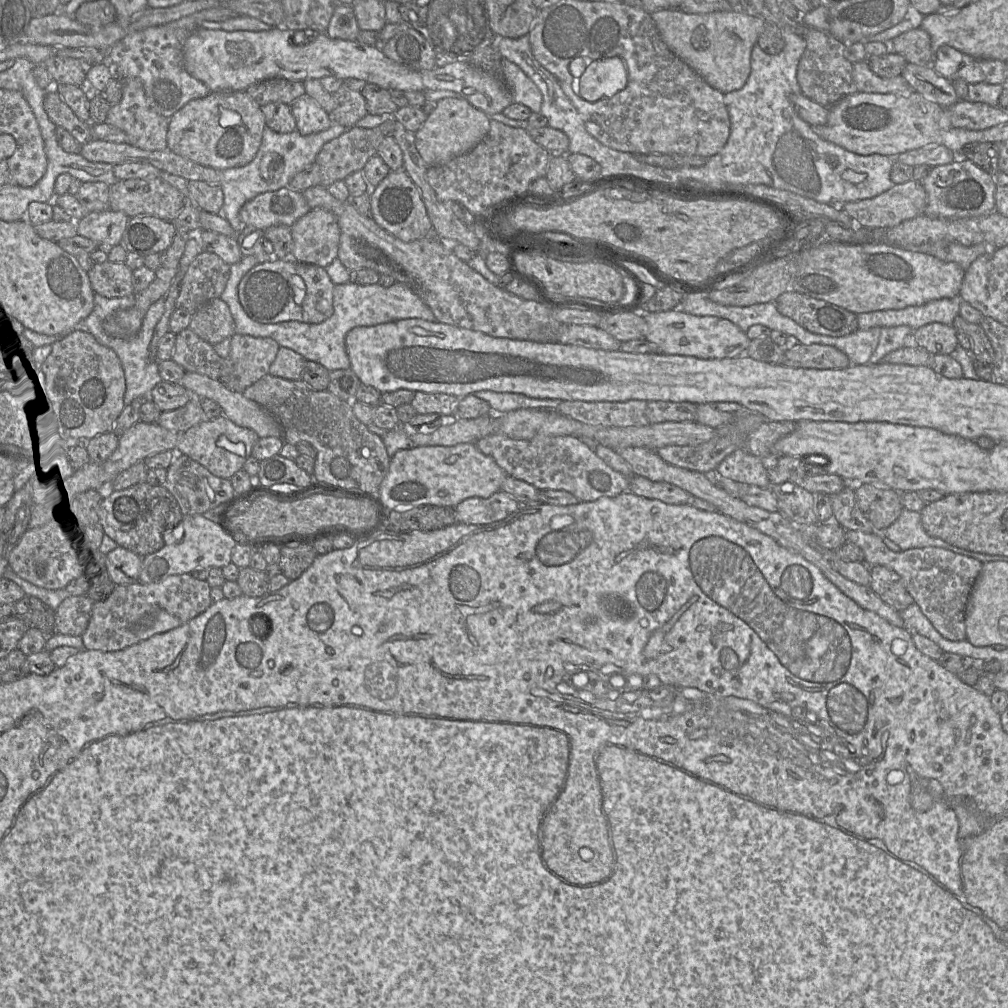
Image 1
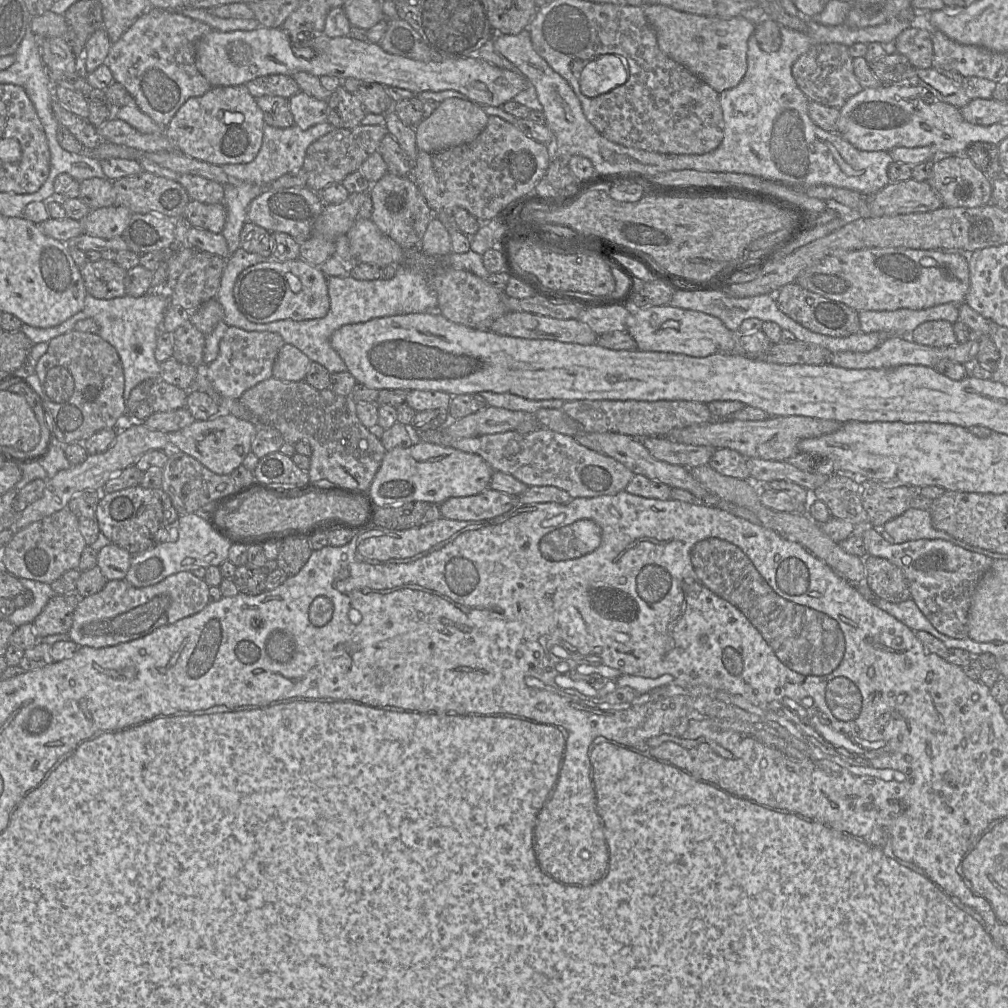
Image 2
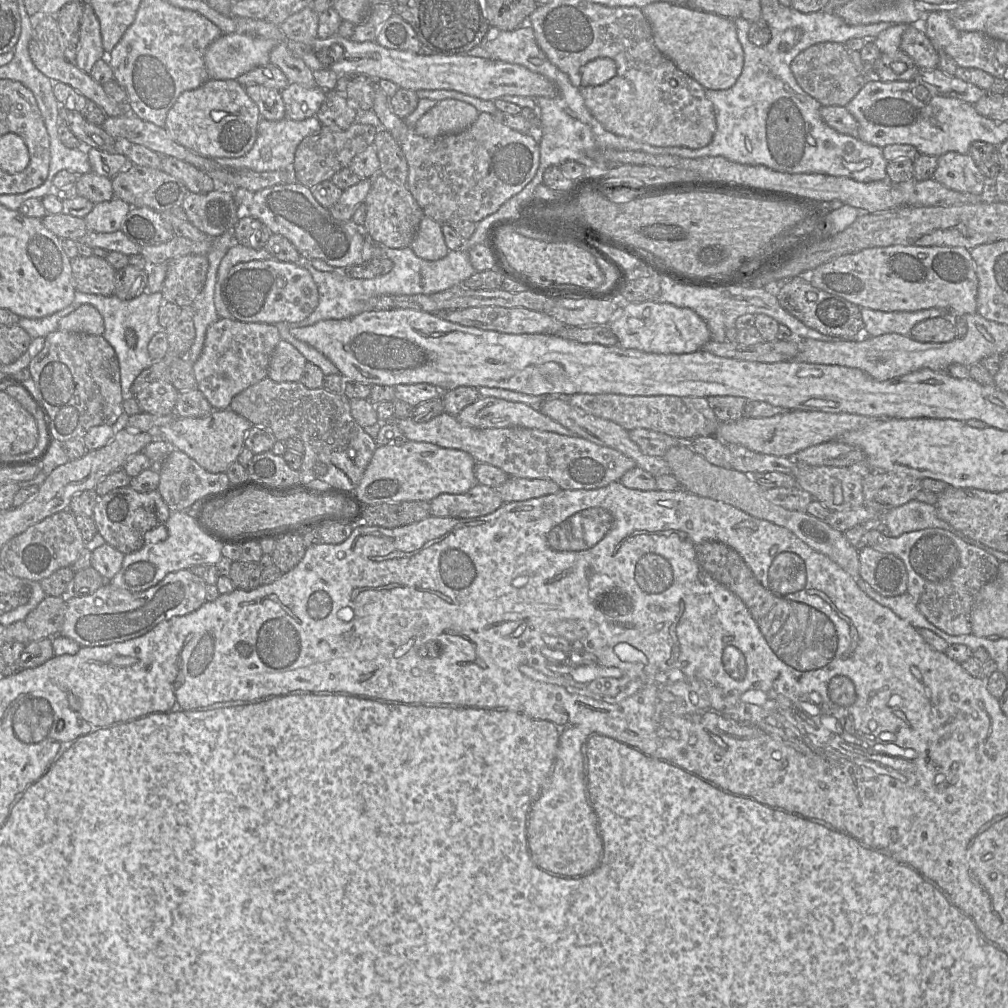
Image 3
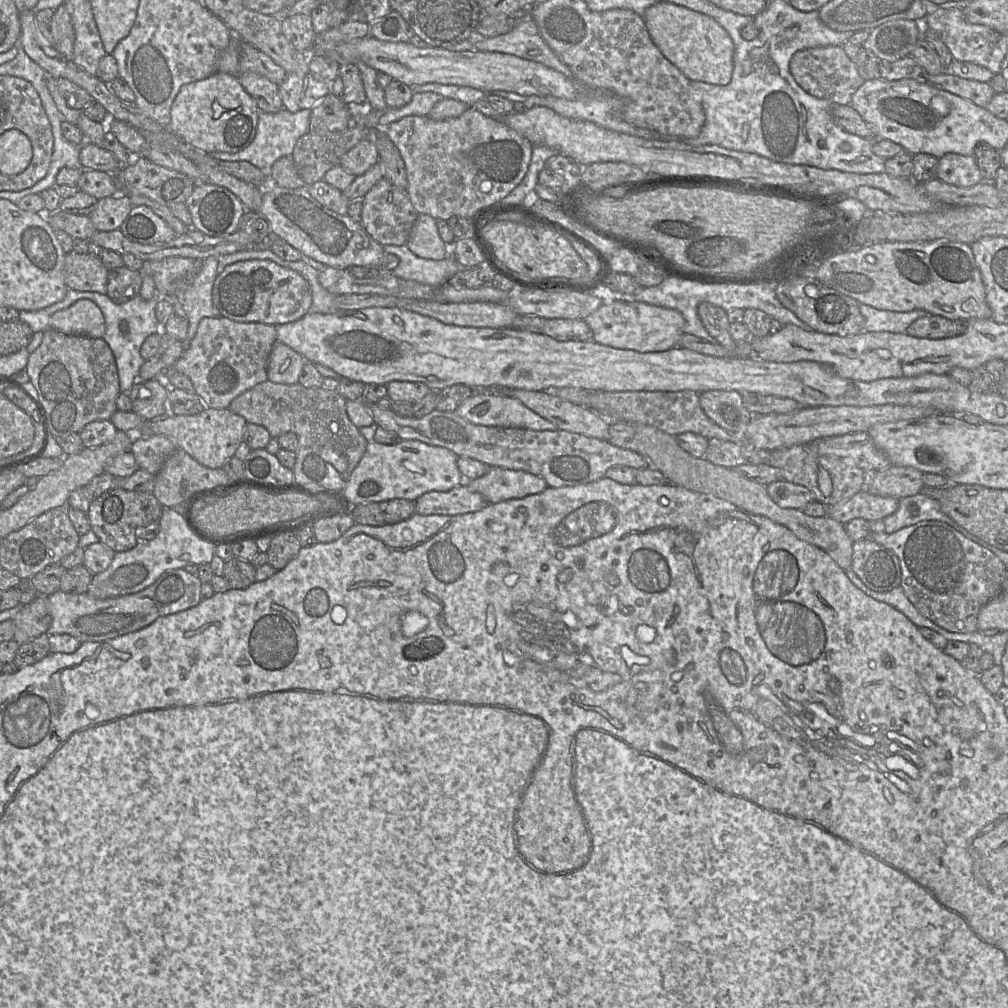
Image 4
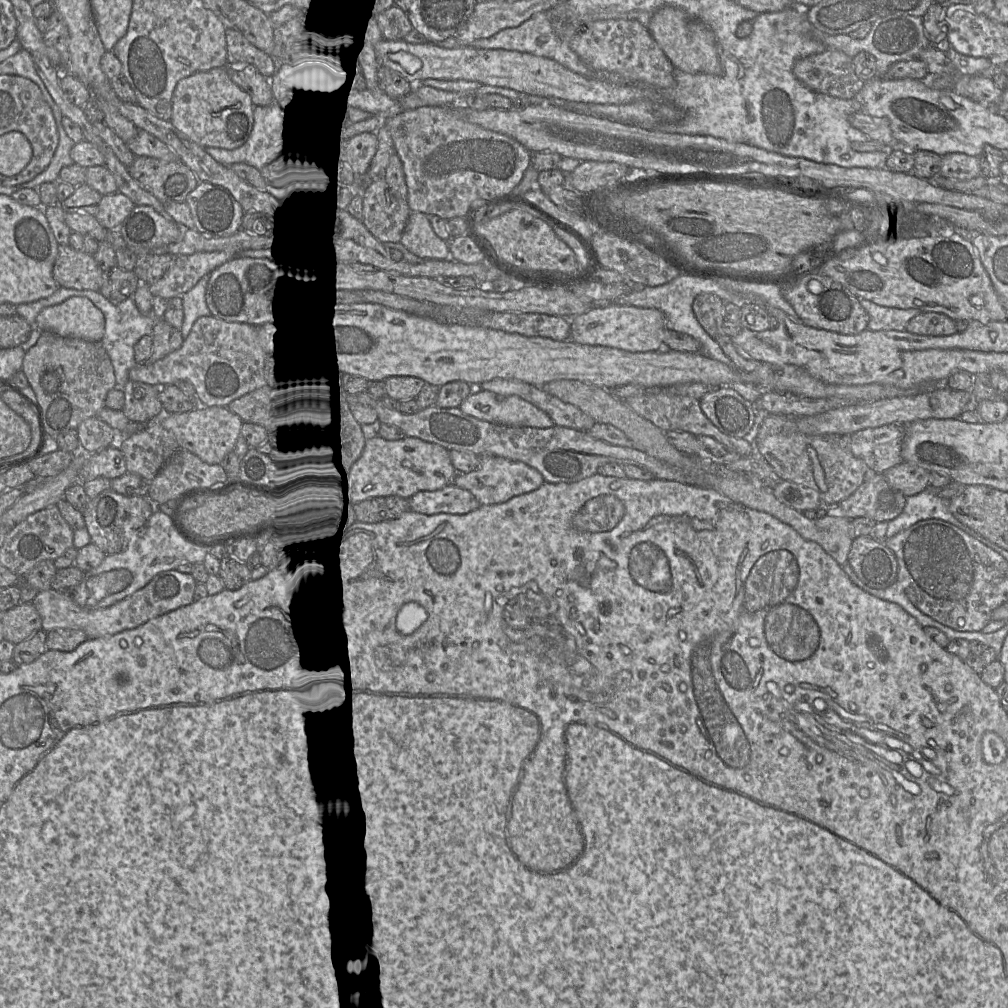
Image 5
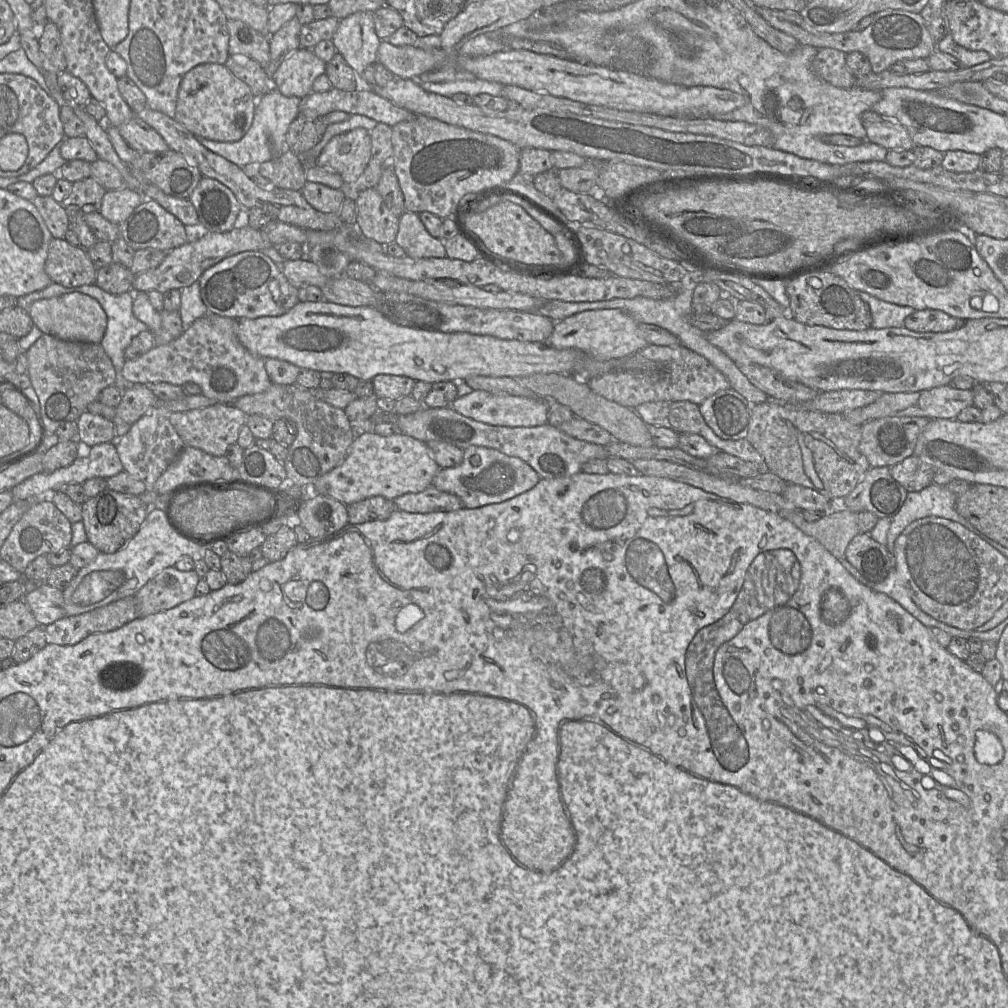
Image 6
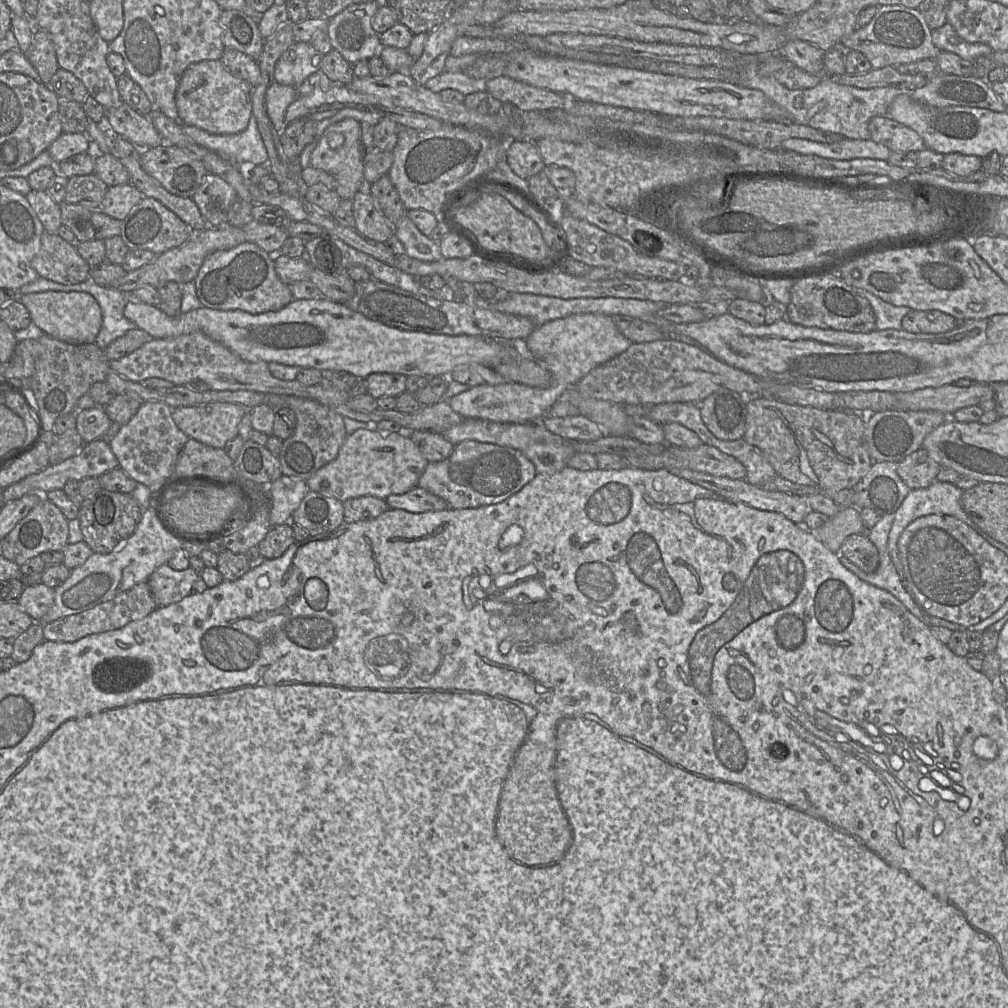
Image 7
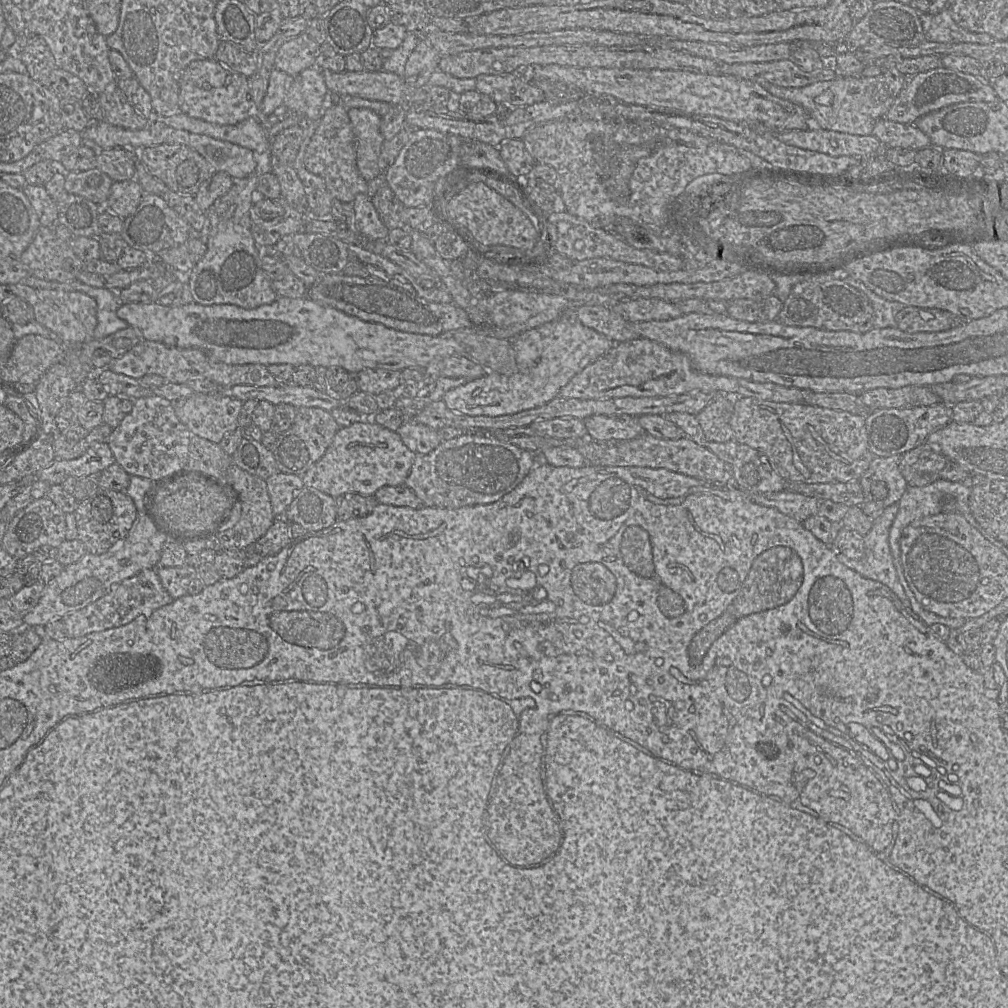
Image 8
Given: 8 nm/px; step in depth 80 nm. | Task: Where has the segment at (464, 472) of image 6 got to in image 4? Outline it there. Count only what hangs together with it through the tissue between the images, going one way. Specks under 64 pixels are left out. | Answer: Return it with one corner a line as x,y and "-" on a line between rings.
491,467
483,476
464,483
469,490
480,493
489,504
539,494
549,487
540,476
501,467

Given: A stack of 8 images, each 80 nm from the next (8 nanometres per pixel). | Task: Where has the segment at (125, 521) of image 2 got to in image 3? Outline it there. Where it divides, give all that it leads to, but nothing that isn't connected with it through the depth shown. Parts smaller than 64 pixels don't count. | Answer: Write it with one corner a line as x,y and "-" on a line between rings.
125,486
99,497
92,518
98,533
106,543
127,555
140,550
145,544
146,533
164,525
170,513
169,506
157,490
138,492
130,486

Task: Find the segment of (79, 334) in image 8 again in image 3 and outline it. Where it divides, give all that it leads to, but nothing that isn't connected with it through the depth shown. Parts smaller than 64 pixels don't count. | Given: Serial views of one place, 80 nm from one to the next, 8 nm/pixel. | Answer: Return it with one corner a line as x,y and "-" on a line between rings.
83,304
59,321
58,330
103,335
105,326
98,310
90,304

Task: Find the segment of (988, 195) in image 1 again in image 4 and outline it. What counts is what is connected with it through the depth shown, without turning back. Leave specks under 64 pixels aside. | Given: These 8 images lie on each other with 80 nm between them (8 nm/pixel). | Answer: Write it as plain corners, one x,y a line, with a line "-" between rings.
956,153
939,158
937,179
958,187
971,187
983,180
974,156

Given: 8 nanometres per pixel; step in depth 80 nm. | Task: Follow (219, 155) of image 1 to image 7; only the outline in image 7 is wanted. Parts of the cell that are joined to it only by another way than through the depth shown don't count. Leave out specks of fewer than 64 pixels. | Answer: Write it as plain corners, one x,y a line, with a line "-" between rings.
203,60
190,64
176,91
178,121
211,134
236,134
245,130
253,112
253,88
234,76
220,60

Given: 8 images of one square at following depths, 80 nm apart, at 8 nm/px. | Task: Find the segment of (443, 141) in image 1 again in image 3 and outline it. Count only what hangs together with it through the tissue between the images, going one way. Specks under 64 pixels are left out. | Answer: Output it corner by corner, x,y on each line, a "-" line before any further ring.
456,99
436,103
413,126
415,132
426,138
459,133
473,124
479,111
472,105

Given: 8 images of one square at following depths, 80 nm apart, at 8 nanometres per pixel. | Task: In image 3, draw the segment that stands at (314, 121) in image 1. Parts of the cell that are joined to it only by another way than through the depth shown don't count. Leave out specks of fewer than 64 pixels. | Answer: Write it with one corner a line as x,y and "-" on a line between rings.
290,83
281,91
281,95
285,104
286,117
301,121
316,116
325,101
326,91
318,86
307,89
299,84

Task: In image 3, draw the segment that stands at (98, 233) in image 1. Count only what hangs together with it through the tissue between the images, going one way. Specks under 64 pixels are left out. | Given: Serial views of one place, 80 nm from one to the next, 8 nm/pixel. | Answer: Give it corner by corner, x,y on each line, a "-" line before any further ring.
114,197
110,201
95,204
84,220
89,232
116,232
121,229
131,208
127,202

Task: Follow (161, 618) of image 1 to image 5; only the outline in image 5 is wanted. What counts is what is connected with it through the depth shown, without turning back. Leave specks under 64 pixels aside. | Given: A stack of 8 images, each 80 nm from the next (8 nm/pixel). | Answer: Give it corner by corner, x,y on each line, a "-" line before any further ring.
172,569
160,572
143,588
106,608
82,608
75,603
71,594
61,593
52,588
39,591
32,603
41,616
42,630
46,633
58,628
77,629
84,631
87,637
92,639
136,628
152,618
193,603
196,583
192,574

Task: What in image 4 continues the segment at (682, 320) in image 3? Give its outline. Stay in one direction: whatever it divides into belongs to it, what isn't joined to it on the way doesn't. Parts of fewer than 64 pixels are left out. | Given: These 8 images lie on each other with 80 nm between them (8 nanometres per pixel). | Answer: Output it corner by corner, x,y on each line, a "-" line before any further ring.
623,300
602,304
584,321
592,331
592,341
640,353
662,352
678,346
685,324
682,314
674,309

